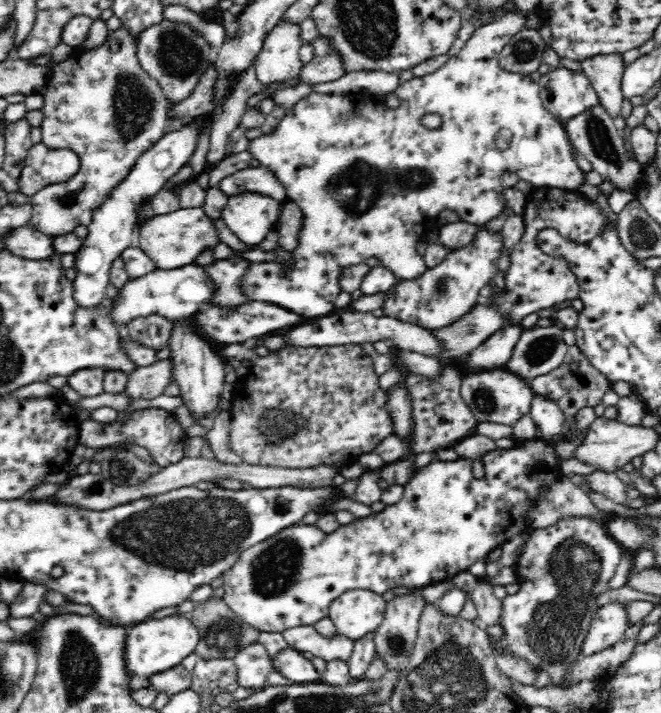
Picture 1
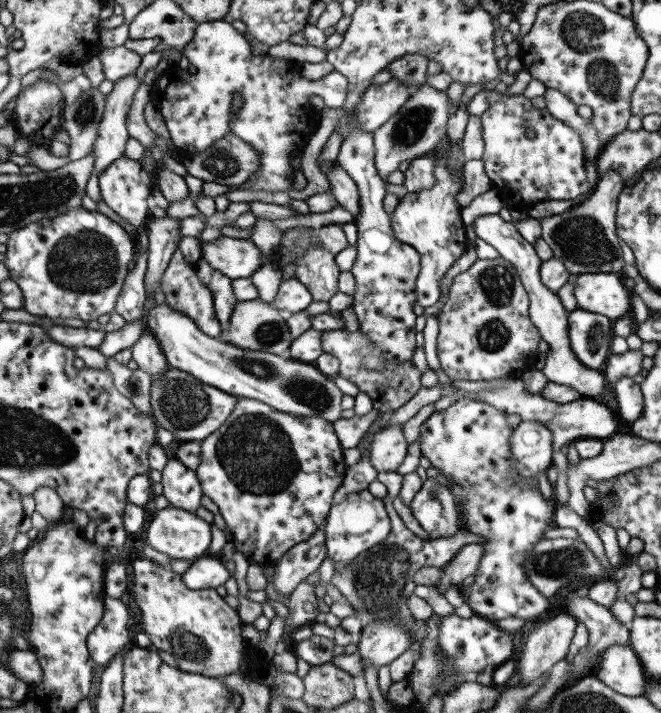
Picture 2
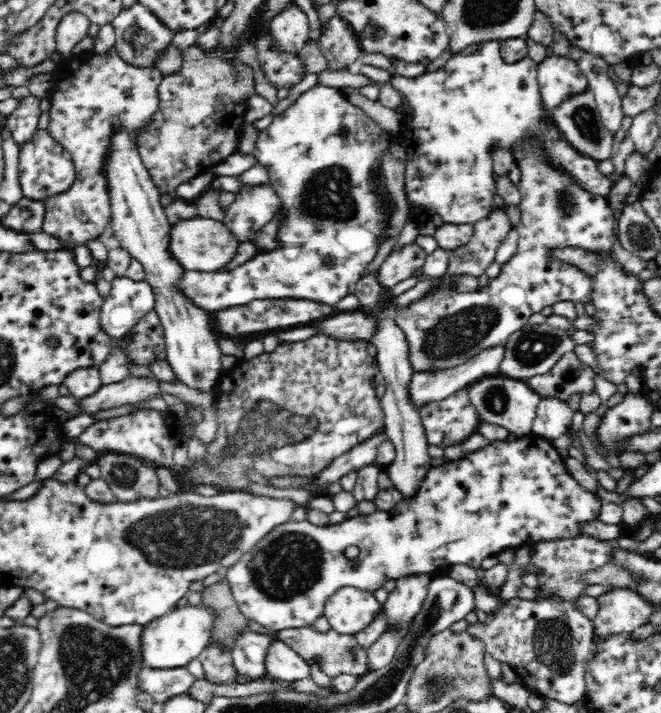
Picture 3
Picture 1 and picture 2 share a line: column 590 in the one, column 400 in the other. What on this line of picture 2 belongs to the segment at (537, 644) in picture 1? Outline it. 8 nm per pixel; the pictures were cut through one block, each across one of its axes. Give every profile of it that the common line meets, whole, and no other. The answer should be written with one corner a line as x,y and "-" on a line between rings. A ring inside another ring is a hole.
386,494
382,502
390,520
388,537
369,550
358,554
344,566
335,568
330,582
342,594
345,601
354,608
355,615
358,612
369,612
371,614
373,620
369,623
381,619
398,620
401,628
409,634
412,640
410,648
407,649
414,652
415,660
418,657
420,640
425,637
427,631
425,631
425,621
414,619
409,613
407,605
405,605
405,600
413,594
413,588
416,585
413,582
413,573
424,566
443,568
462,546
469,543
481,544
484,540
480,536
467,531
463,526
451,536
421,540
405,528
404,522
401,522
392,507
391,496

